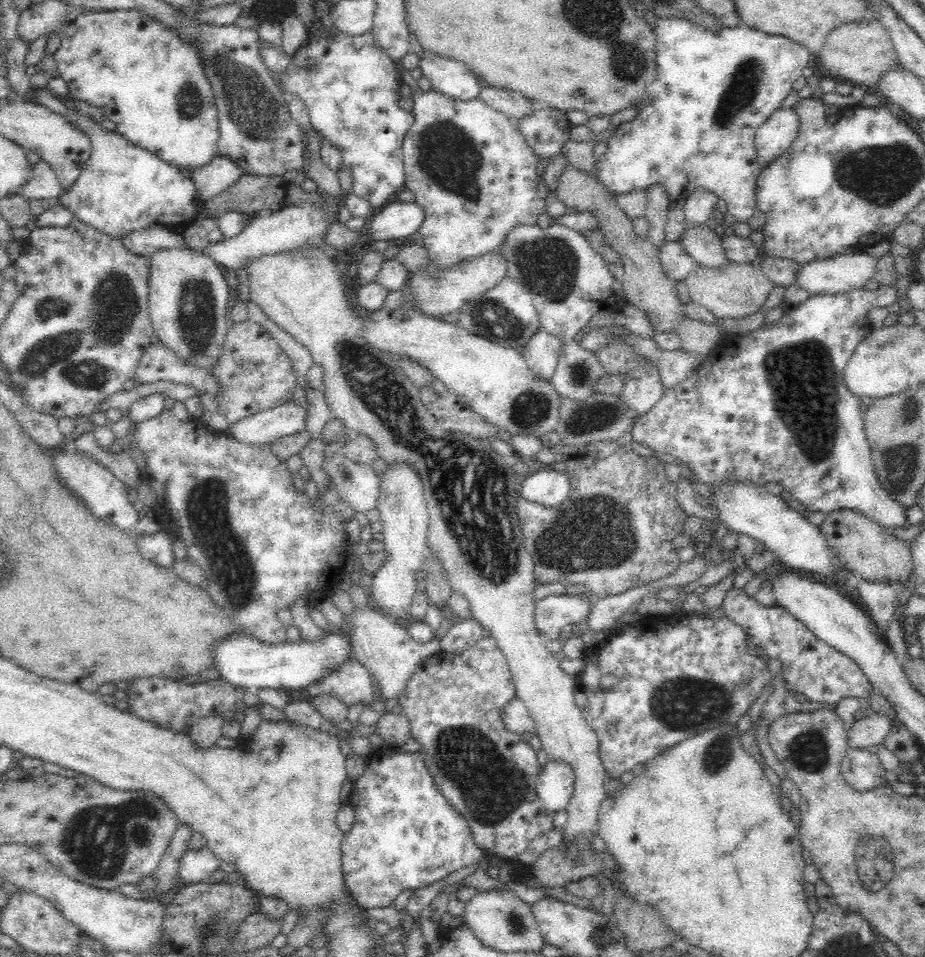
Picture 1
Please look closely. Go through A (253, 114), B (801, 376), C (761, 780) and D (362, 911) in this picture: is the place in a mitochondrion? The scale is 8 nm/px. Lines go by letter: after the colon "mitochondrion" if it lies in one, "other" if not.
A: mitochondrion
B: mitochondrion
C: other
D: other

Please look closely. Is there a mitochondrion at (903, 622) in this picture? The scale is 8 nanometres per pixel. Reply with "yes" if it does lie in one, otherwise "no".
no

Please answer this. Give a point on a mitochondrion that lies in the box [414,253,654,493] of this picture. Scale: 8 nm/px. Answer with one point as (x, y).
(490, 315)

